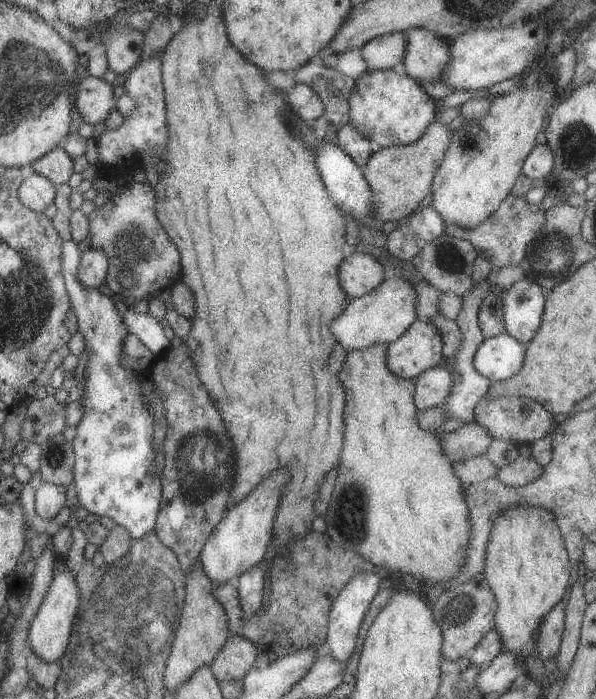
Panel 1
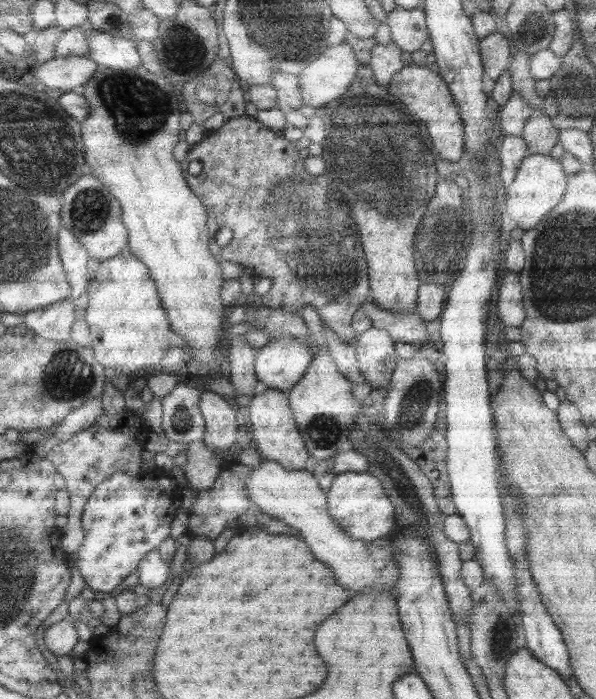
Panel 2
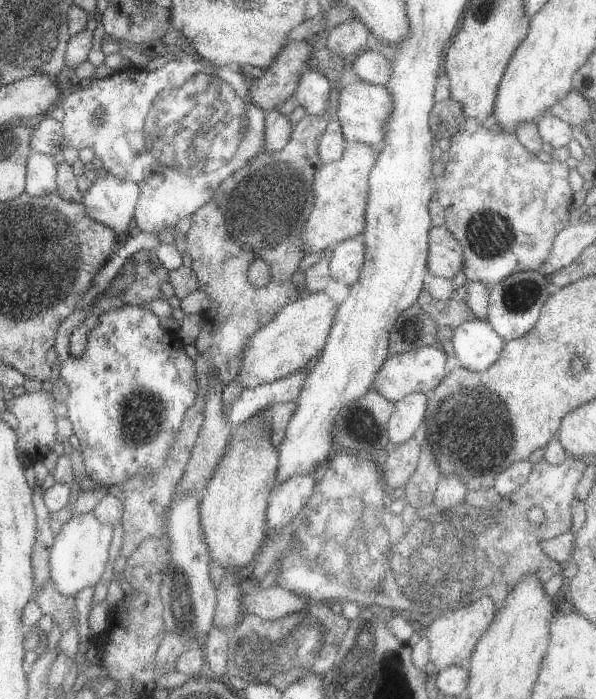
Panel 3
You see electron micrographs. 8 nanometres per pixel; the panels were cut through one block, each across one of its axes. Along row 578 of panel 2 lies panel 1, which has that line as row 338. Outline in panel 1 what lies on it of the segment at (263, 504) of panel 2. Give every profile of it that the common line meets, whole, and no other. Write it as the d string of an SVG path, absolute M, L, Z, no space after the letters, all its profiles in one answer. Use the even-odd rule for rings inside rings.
M385 276L385 280L373 288L373 292L353 298L347 308L329 324L329 332L345 350L369 348L373 344L389 346L417 320L417 292L413 284L399 276Z

